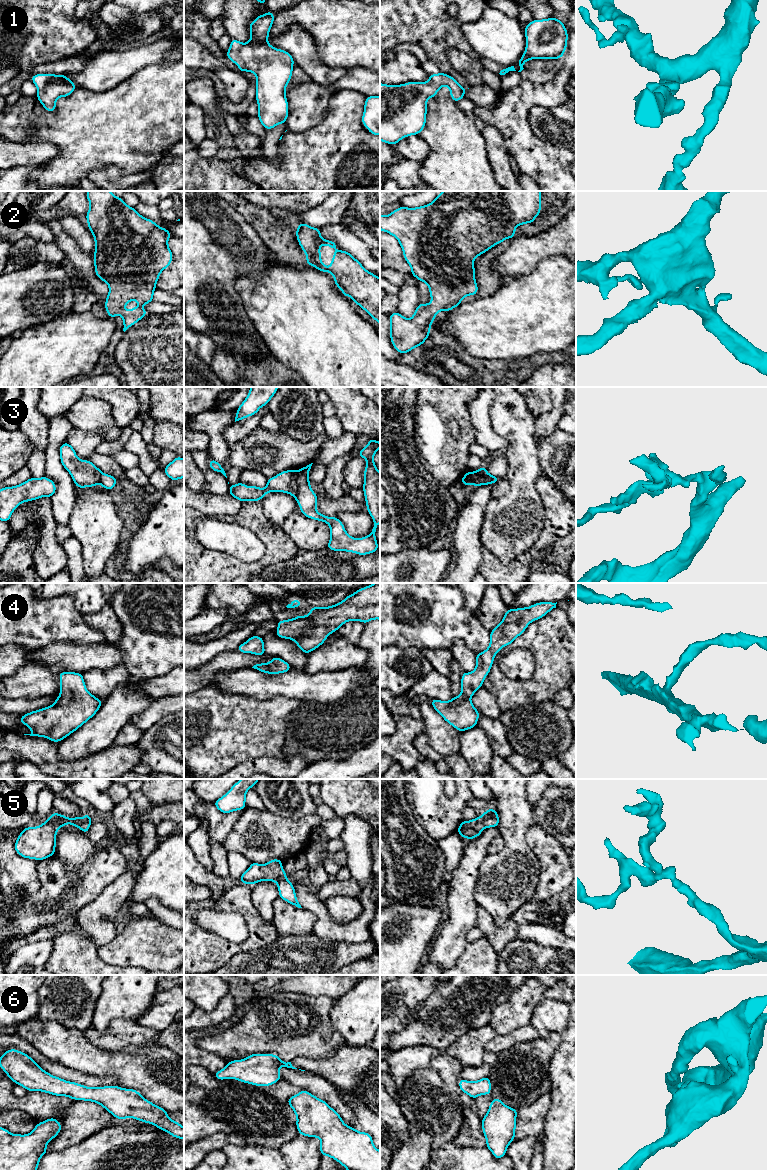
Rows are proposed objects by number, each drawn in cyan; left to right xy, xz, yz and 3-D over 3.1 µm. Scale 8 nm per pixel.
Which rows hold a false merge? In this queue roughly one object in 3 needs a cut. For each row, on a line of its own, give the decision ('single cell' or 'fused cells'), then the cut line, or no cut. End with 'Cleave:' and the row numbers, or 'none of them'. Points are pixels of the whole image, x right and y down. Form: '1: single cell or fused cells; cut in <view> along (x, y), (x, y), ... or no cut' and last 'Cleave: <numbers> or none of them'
1: single cell; no cut
2: single cell; no cut
3: fused cells; cut in xz along (296, 471), (297, 493), (295, 497)
4: single cell; no cut
5: single cell; no cut
6: single cell; no cut
Cleave: 3

